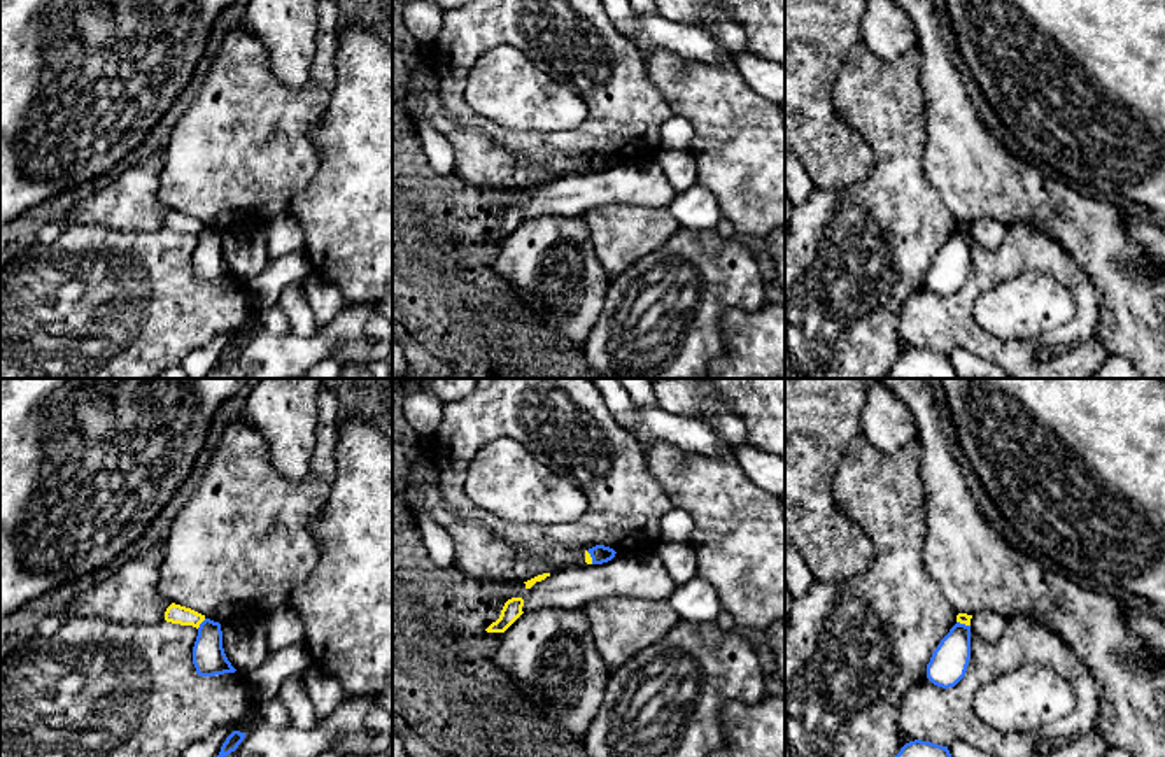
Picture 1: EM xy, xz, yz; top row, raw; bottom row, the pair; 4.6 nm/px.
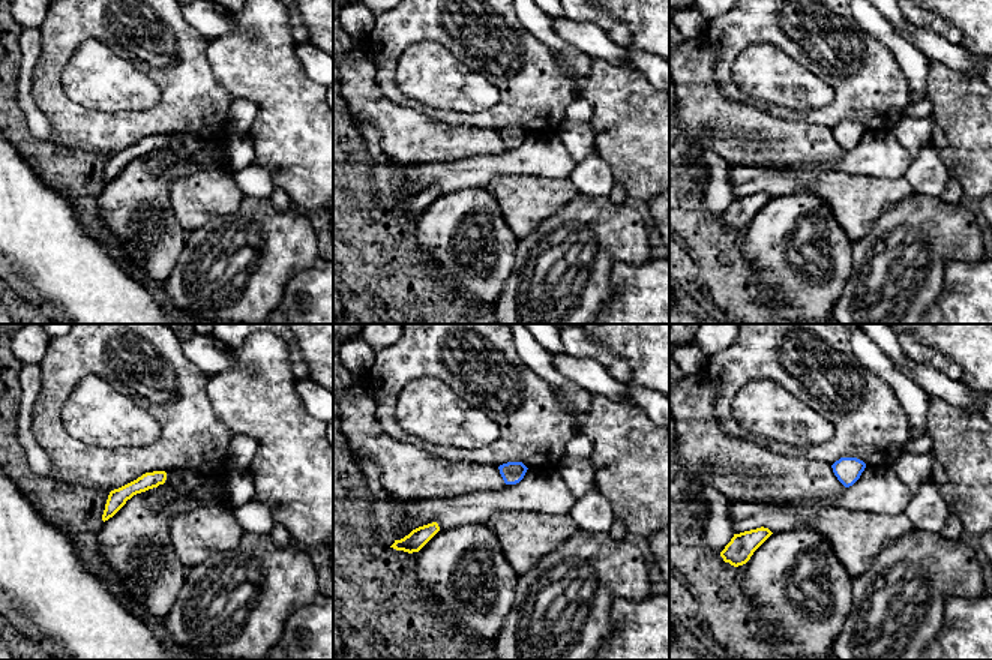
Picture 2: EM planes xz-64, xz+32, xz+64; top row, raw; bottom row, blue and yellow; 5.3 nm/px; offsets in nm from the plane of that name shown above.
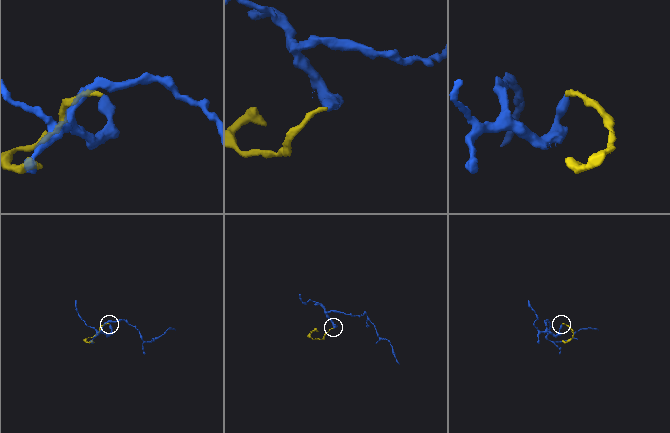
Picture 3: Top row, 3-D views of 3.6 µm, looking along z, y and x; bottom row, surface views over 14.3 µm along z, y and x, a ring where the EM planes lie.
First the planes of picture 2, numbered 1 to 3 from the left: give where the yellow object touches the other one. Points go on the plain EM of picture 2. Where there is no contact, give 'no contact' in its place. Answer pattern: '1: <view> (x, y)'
1: no contact
2: no contact
3: no contact

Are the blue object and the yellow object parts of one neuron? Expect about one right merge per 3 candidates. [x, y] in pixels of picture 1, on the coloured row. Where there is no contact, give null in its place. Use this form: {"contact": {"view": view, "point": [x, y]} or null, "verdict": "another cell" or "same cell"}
{"contact": {"view": "xy", "point": [200, 624]}, "verdict": "another cell"}

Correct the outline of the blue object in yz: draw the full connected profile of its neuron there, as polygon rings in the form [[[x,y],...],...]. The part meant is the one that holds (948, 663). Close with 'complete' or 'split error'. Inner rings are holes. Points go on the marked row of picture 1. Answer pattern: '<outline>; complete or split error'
[[[957,622],[941,640],[927,664],[927,678],[943,689],[955,687],[971,659],[971,626]]]; complete

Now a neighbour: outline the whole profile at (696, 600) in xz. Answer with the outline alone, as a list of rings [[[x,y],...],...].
[[[697,575],[674,587],[667,601],[683,622],[717,622],[722,610],[715,589]]]

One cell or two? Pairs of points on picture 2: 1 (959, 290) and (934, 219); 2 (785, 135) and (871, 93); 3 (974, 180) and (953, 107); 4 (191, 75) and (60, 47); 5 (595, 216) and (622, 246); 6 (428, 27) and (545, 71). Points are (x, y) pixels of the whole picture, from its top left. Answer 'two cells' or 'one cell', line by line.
1: two cells
2: two cells
3: one cell
4: one cell
5: one cell
6: one cell

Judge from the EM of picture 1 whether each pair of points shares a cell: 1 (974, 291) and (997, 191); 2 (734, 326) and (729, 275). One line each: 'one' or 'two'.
1: two
2: two

